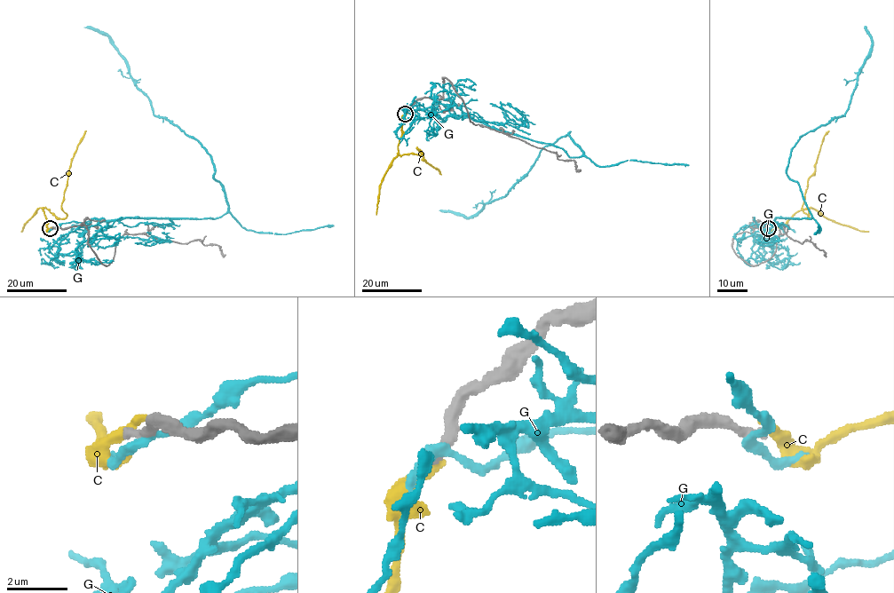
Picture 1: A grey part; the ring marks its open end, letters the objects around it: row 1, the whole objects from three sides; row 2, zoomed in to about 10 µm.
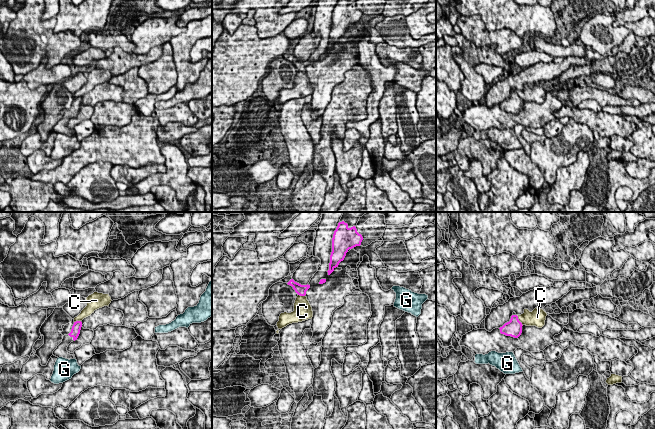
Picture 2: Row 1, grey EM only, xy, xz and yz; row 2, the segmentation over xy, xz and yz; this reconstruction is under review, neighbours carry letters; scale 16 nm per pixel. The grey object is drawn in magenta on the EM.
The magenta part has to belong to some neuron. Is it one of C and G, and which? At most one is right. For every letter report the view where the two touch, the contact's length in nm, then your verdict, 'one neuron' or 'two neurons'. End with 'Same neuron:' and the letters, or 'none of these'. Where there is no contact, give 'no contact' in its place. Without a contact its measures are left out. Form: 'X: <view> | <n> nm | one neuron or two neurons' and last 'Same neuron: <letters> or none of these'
C: yz | 200 nm | two neurons
G: no contact | two neurons
Same neuron: none of these

